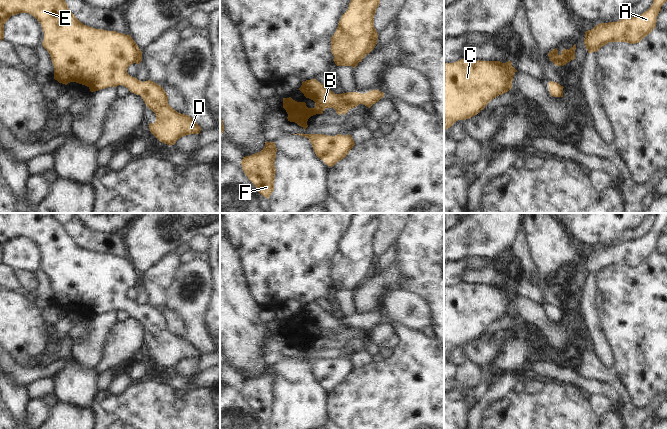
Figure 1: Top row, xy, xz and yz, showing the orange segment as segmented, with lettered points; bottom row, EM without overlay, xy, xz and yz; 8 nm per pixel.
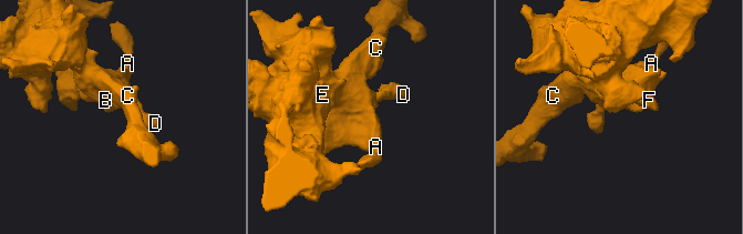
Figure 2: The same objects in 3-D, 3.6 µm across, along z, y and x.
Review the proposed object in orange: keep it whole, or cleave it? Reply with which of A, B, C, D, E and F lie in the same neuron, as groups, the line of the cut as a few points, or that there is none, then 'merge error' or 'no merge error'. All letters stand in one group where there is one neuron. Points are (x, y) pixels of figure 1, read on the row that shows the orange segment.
A B C D E F | no cut | no merge error

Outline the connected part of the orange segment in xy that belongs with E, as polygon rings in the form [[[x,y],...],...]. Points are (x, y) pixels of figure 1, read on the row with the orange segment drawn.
[[[0,0],[0,41],[4,39],[4,24],[19,13],[29,13],[41,24],[44,32],[42,45],[50,54],[54,79],[59,83],[76,82],[87,86],[91,92],[119,85],[128,88],[131,93],[140,95],[156,114],[156,121],[149,124],[150,132],[167,145],[174,145],[181,137],[199,134],[202,130],[189,115],[178,113],[168,104],[168,96],[160,85],[150,79],[142,82],[127,73],[131,64],[142,61],[142,51],[130,35],[84,25],[64,0]]]

